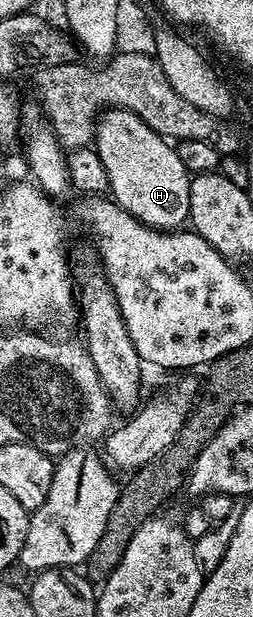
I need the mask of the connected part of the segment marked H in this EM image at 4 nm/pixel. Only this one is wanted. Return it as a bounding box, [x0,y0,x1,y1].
[93,108,192,232]

